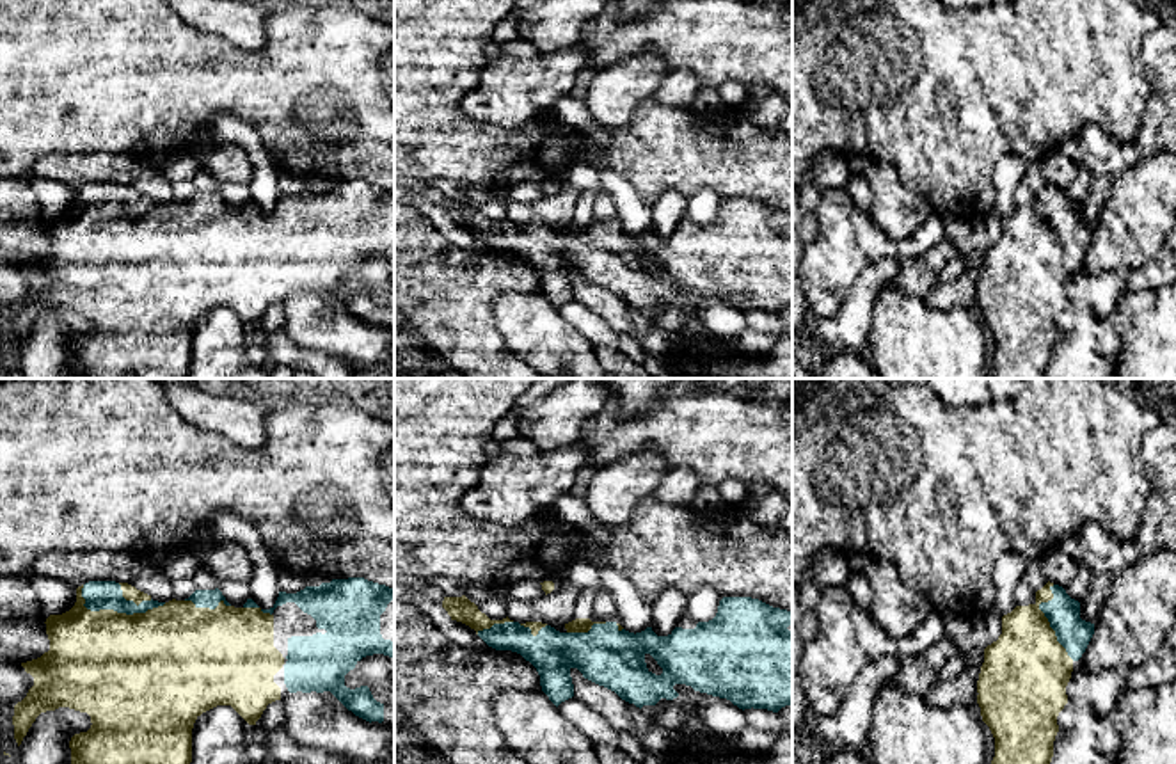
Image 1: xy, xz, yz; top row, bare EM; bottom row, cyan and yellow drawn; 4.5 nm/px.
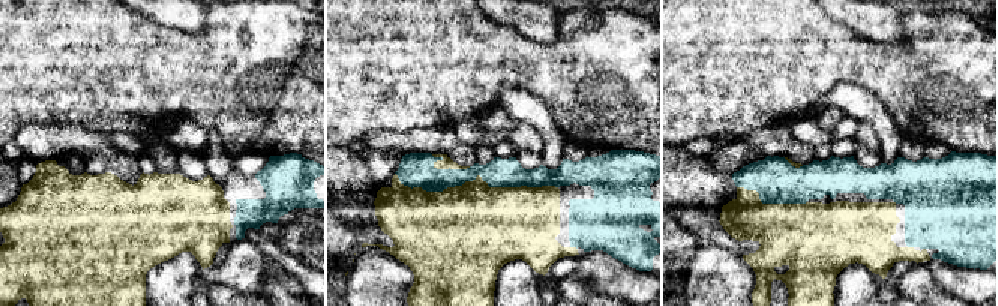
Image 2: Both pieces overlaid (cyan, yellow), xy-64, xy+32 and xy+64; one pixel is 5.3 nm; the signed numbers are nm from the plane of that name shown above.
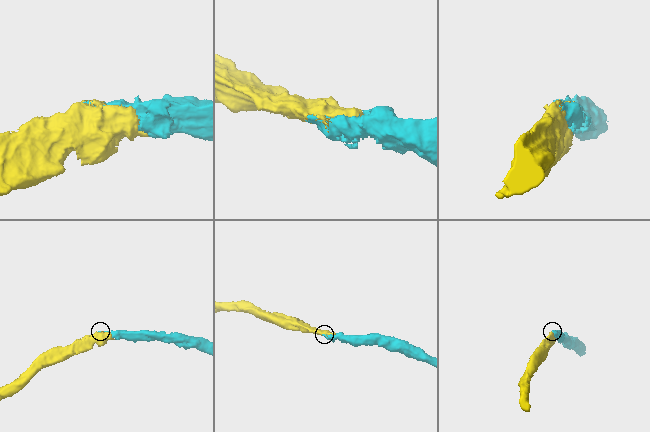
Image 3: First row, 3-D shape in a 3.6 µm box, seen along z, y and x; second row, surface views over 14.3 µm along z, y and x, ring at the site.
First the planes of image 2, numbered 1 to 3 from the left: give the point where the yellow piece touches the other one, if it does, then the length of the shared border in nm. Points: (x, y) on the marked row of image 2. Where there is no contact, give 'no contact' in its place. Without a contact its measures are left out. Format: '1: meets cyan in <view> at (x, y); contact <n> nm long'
1: no contact
2: meets cyan in xy+32 at (474, 179); contact 900 nm long
3: meets cyan in xy+64 at (770, 203); contact 380 nm long

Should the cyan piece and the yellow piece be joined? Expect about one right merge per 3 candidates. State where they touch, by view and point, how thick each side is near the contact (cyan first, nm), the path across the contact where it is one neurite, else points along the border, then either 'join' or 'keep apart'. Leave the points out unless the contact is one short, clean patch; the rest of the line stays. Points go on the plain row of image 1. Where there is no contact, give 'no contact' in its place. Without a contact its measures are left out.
contact xy (118, 214); calibres 130 and 480 nm; join

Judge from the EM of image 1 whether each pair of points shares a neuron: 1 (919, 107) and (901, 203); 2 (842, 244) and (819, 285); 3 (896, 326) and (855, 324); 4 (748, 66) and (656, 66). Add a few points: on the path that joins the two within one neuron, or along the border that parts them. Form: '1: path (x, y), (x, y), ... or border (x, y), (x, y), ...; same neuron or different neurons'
1: border (871, 160), (890, 164), (935, 212); different neurons
2: path (839, 254), (826, 274); same neuron
3: border (885, 285), (874, 299), (867, 343); different neurons
4: border (626, 57), (654, 48), (670, 70); different neurons

